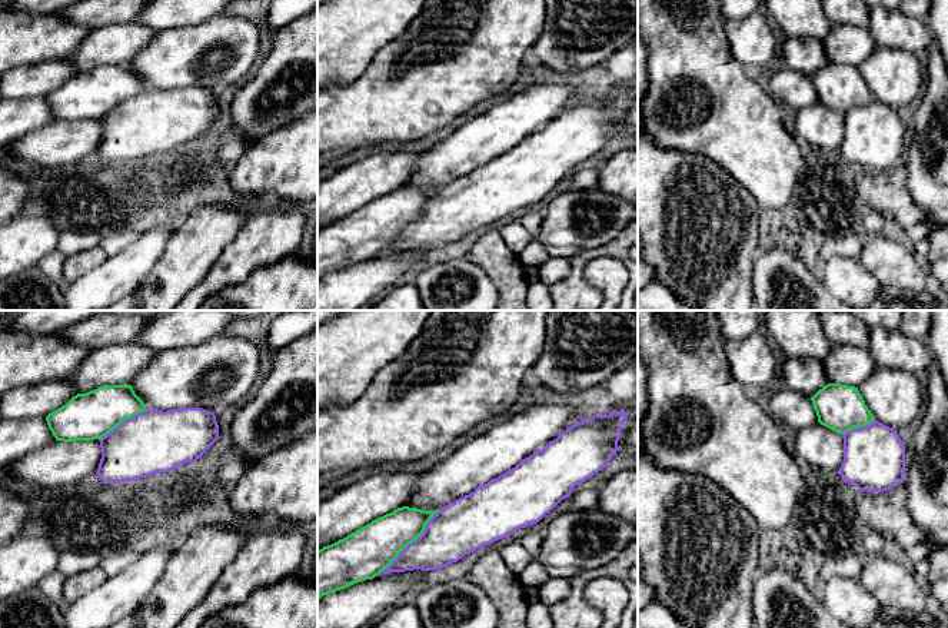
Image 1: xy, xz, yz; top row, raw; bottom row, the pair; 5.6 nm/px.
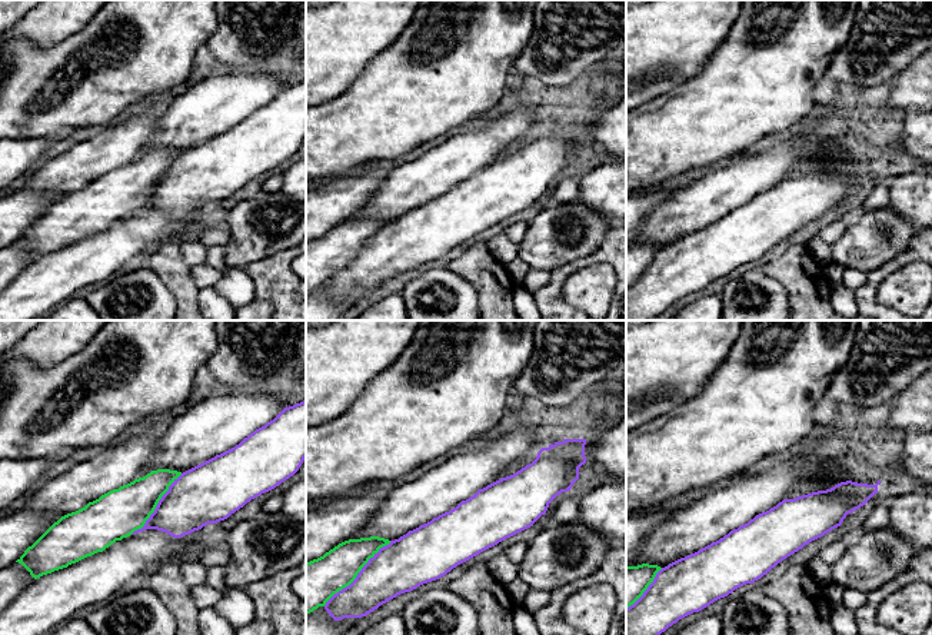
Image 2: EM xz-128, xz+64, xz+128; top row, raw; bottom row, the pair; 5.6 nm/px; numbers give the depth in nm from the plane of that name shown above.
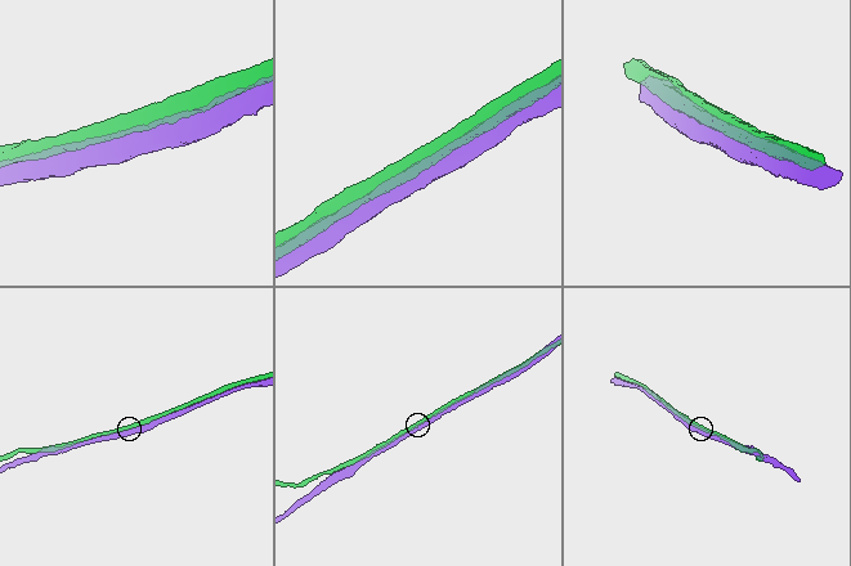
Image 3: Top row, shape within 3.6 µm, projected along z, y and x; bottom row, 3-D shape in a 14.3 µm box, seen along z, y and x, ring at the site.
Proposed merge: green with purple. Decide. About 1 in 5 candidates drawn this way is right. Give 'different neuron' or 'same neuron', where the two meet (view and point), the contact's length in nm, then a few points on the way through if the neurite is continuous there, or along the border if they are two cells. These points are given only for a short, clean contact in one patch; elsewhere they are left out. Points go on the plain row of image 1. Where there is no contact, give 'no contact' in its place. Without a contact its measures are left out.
different neuron; contact xz (411, 222); length 500 nm

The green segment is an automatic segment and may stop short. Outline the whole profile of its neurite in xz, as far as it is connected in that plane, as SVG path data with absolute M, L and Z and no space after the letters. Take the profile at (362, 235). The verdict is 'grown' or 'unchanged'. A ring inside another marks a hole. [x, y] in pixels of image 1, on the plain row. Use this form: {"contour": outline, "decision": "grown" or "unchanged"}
{"contour": "M402 186L386 193L337 222L317 230L317 279L353 263L373 259L386 249L403 227L415 222L436 190Z", "decision": "unchanged"}

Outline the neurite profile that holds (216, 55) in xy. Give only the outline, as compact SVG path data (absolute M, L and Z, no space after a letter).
M219 14L207 21L159 30L133 57L132 67L147 89L233 89L260 49L257 26L245 17Z

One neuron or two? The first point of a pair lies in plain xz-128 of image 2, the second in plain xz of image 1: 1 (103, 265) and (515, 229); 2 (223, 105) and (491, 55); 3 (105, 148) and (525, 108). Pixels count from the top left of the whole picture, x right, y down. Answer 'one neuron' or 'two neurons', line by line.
1: two neurons
2: two neurons
3: two neurons

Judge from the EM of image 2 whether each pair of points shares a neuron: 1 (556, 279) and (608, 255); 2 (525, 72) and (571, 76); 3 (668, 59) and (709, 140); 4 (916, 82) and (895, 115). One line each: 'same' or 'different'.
1: same
2: same
3: different
4: same

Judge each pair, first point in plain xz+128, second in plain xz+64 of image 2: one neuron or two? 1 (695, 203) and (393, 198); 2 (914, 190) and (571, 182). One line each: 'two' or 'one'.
1: one
2: two

